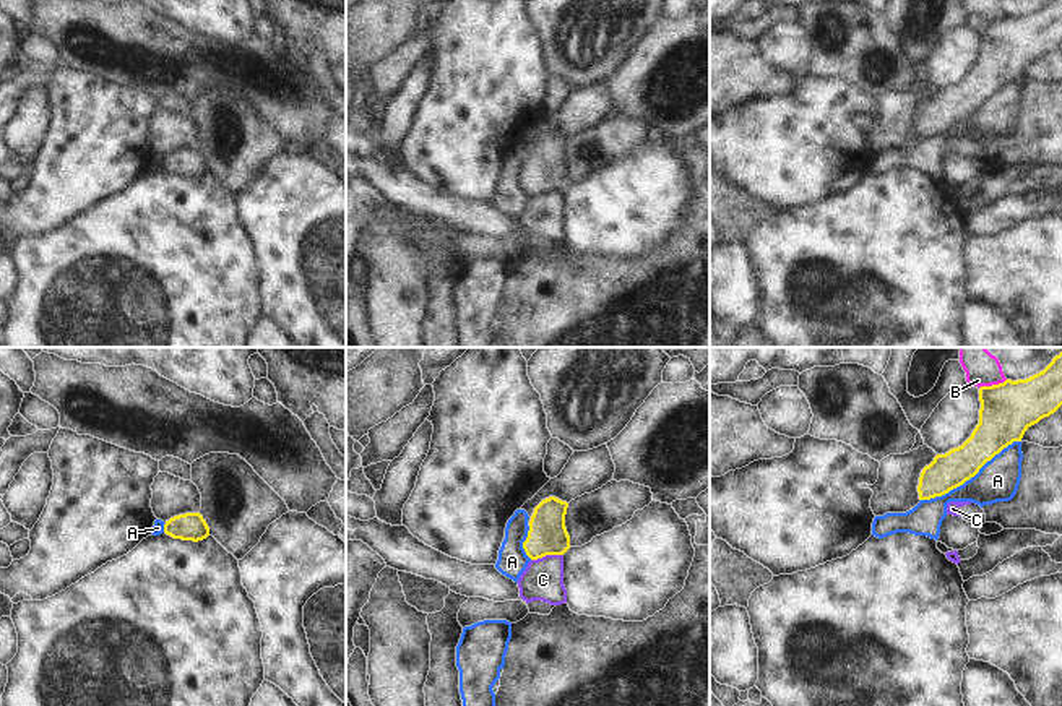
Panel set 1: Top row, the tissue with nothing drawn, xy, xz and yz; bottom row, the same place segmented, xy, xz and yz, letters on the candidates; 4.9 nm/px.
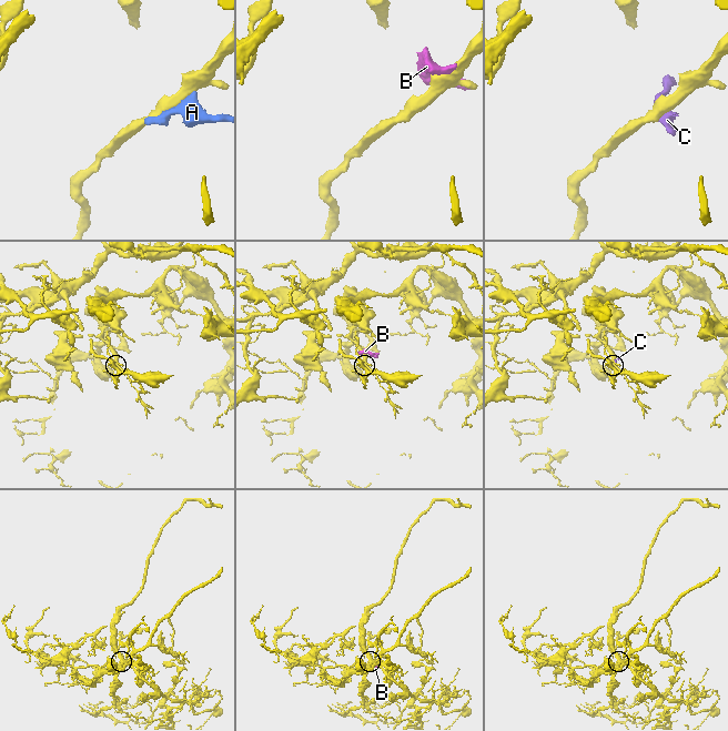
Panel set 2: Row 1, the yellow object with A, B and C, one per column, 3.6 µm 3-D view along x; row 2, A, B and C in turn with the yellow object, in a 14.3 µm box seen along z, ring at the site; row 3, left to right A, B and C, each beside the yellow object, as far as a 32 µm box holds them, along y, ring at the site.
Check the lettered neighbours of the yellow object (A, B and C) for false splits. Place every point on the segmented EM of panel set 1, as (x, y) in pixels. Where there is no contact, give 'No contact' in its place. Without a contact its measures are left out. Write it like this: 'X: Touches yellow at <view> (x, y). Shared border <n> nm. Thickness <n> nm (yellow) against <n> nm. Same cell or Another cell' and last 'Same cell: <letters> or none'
A: Touches yellow at yz (970, 477). Shared border 600 nm. Thickness 180 nm (yellow) against 200 nm. Another cell
B: Touches yellow at yz (992, 385). Shared border 140 nm. Thickness 280 nm (yellow) against 170 nm. Another cell
C: Touches yellow at xz (546, 554). Shared border 160 nm. Thickness 190 nm (yellow) against 200 nm. Another cell
Same cell: none.

